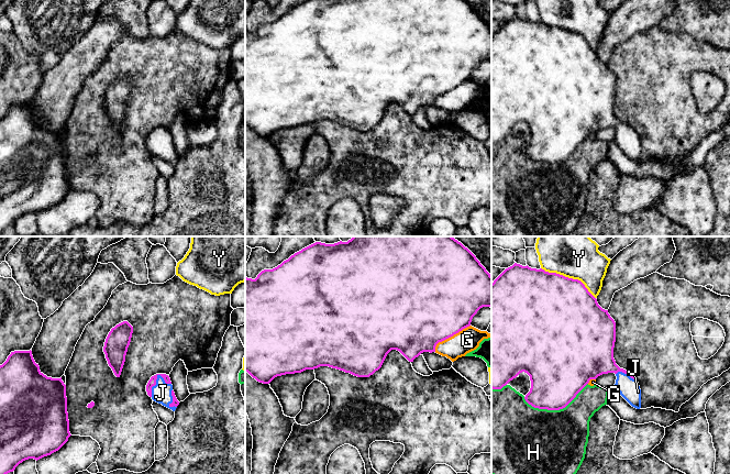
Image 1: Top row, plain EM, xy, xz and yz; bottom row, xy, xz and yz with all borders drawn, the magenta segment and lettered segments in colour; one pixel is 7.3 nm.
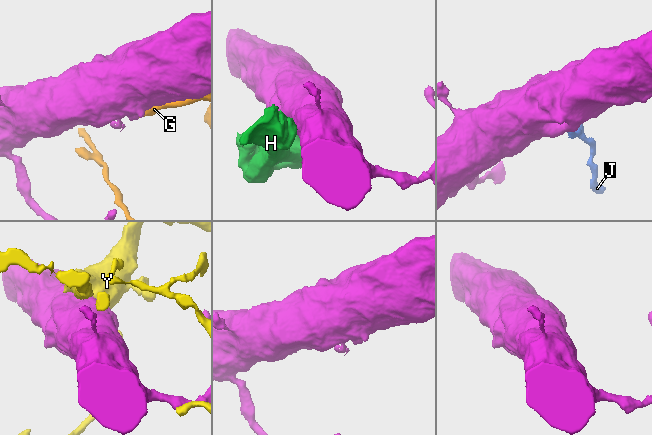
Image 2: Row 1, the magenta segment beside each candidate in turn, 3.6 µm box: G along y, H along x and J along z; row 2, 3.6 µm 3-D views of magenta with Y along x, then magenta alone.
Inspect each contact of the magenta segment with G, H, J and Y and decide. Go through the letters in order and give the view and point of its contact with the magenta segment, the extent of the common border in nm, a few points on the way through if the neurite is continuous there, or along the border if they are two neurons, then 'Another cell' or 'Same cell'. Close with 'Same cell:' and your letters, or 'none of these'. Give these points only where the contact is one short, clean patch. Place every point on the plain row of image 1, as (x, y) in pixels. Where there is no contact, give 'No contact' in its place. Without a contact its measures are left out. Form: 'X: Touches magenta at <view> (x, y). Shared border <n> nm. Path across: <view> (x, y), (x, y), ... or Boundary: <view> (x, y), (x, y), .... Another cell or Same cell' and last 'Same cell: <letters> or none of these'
G: Touches magenta at xz (450, 90). Shared border 320 nm. Another cell
H: Touches magenta at yz (555, 163). Shared border 480 nm. Another cell
J: Touches magenta at xy (156, 132). Shared border 180 nm. Path across: xy (152, 135), (156, 132), (161, 146). Same cell
Y: Touches magenta at yz (570, 32). Shared border 460 nm. Another cell
Same cell: J

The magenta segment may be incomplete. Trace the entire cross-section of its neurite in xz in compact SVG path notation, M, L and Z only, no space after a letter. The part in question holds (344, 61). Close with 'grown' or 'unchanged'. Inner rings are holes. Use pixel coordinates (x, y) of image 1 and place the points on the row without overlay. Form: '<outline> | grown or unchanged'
M307 0L291 9L277 21L262 24L255 33L245 31L245 125L263 137L269 137L277 130L301 126L306 123L314 123L320 120L336 122L357 131L369 131L381 121L387 108L391 103L399 104L409 115L413 115L413 113L423 106L435 106L435 100L439 96L469 80L473 70L483 60L491 62L491 29L465 0Z | unchanged

